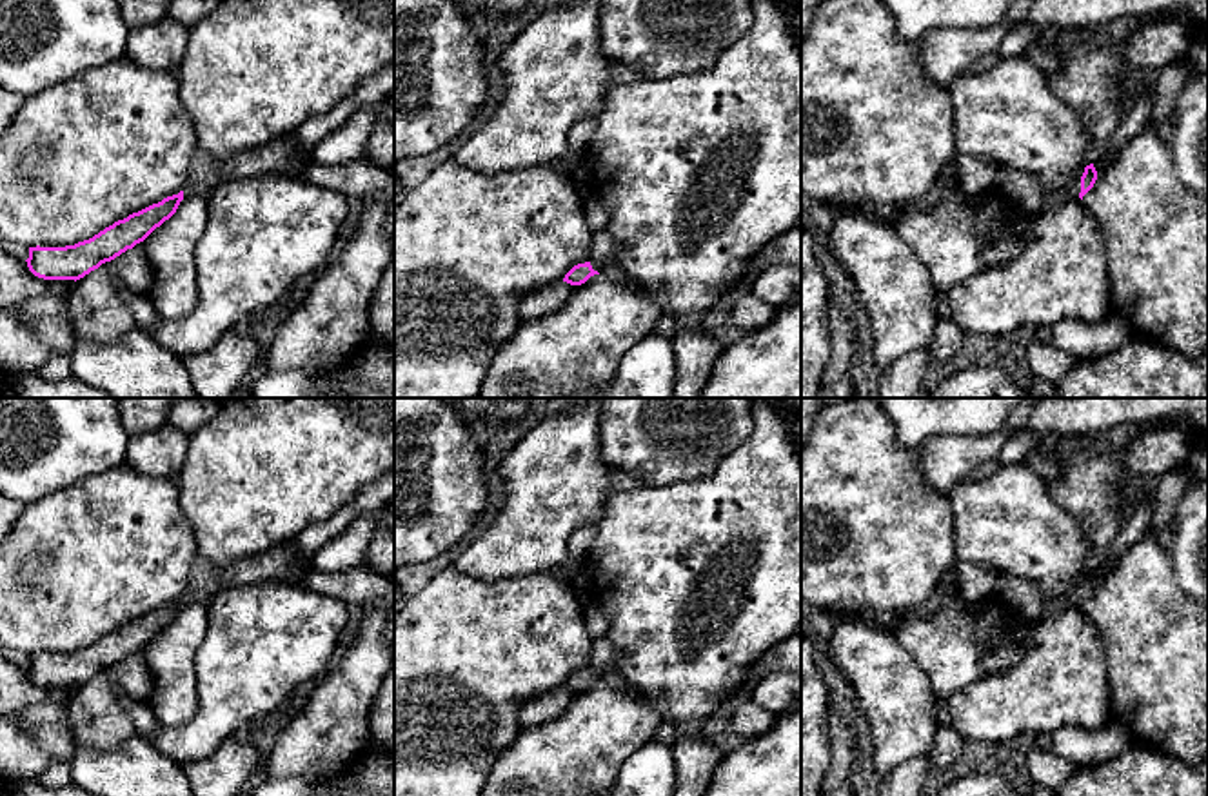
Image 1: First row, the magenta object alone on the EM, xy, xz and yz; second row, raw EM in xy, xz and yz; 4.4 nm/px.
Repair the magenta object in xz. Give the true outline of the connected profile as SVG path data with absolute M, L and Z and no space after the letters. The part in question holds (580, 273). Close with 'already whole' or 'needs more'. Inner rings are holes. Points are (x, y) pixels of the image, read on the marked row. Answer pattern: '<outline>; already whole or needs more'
M609 231L592 233L590 258L585 264L574 265L563 282L581 285L607 265L618 265L612 238Z; needs more

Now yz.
M1094 164L1086 165L1083 171L1079 171L1070 184L1064 187L1057 187L1054 191L1043 193L1043 200L1046 209L1055 209L1063 202L1070 198L1081 198L1094 187L1097 180L1097 171Z; needs more

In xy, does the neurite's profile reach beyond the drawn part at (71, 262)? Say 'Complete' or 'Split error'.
Split error

